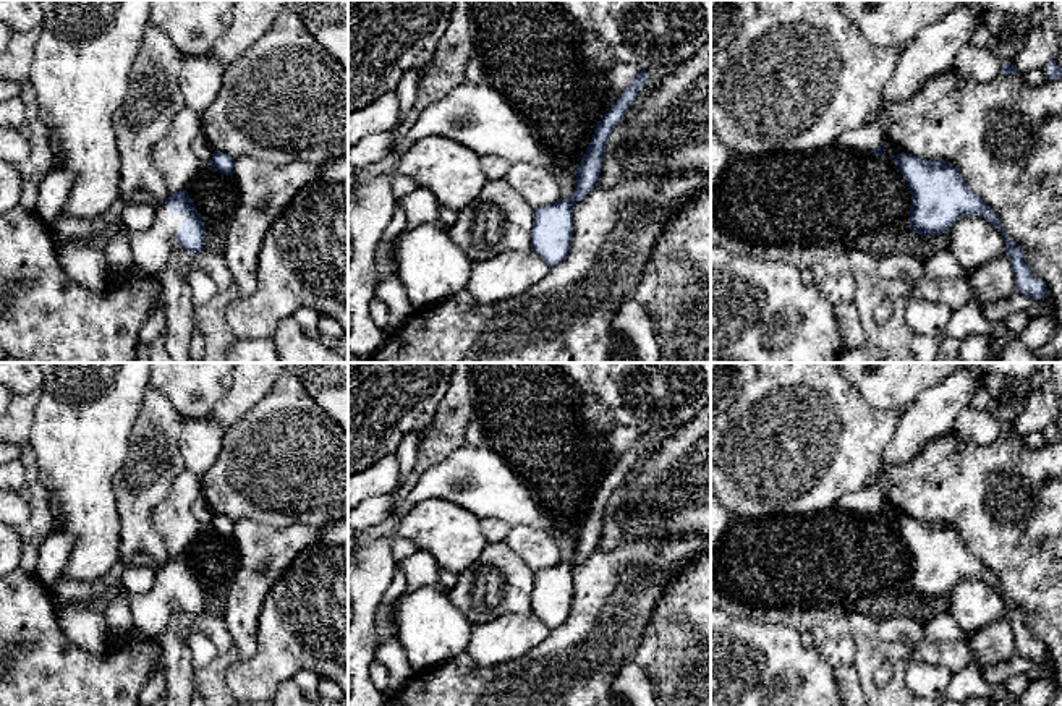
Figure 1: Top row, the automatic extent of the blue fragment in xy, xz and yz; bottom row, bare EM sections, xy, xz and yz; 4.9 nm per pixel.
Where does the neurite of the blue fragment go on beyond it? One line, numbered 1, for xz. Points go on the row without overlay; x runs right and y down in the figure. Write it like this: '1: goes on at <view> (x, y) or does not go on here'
1: does not go on here

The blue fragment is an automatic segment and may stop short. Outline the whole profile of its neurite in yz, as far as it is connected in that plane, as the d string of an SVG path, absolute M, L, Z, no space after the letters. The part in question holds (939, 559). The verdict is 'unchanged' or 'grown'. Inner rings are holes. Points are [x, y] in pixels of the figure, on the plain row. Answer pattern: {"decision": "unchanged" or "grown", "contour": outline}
{"decision": "unchanged", "contour": "M907 515L887 521L898 528L910 549L910 593L929 599L947 596L950 588L962 580L984 580L1005 601L1017 654L1031 662L1044 662L1049 657L1044 644L1025 627L1023 612L1007 599L997 576L968 551L957 530L944 523L923 523Z"}

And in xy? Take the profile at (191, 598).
{"decision": "grown", "contour": "M186 552L172 557L162 570L155 572L152 589L144 594L130 593L118 580L99 599L86 606L107 612L117 596L126 596L134 630L144 636L159 638L170 620L170 602L175 601L191 617L204 614L206 591Z"}

